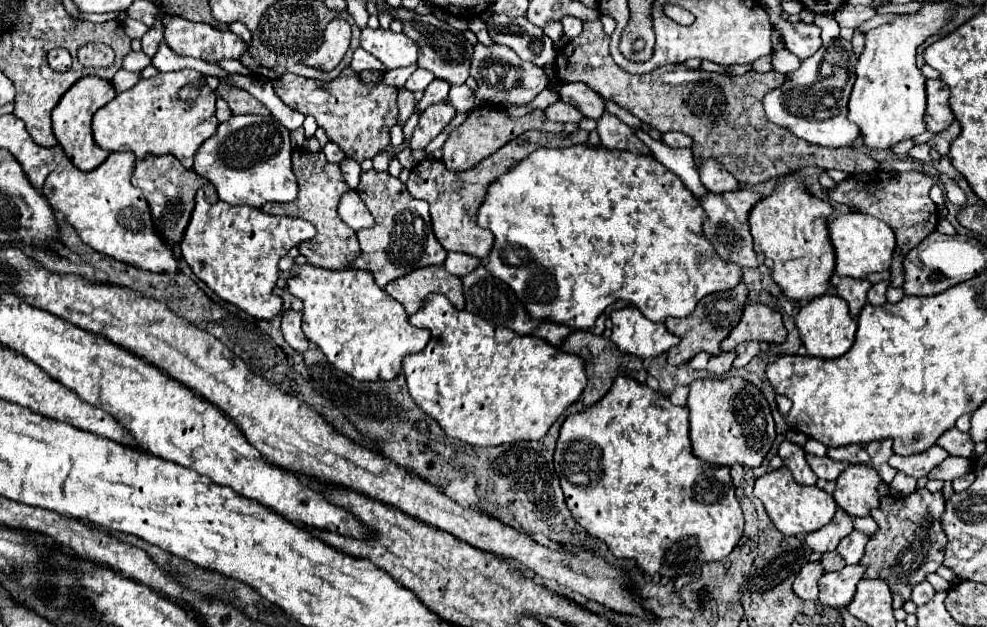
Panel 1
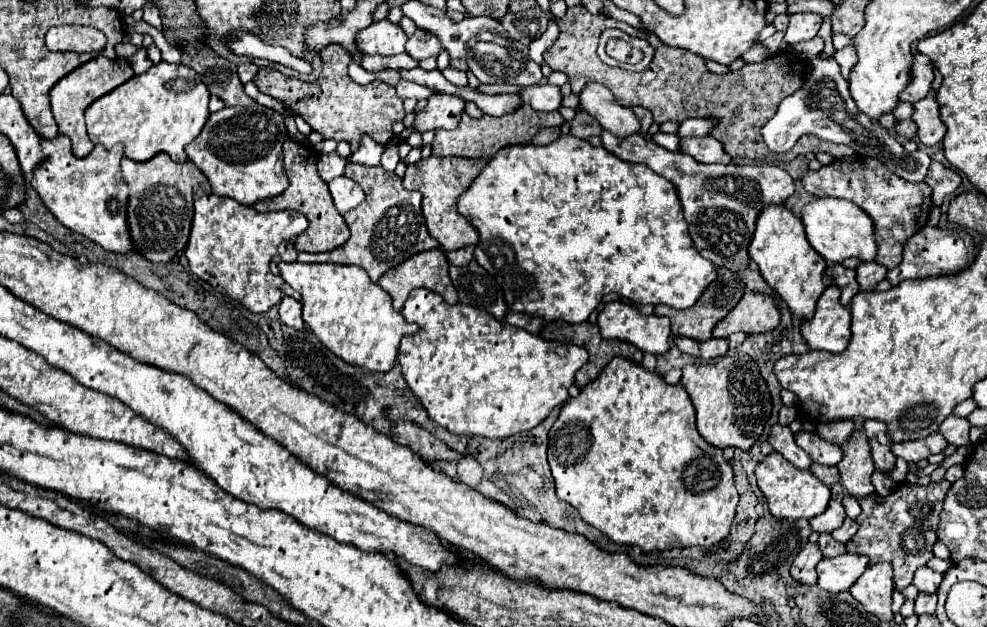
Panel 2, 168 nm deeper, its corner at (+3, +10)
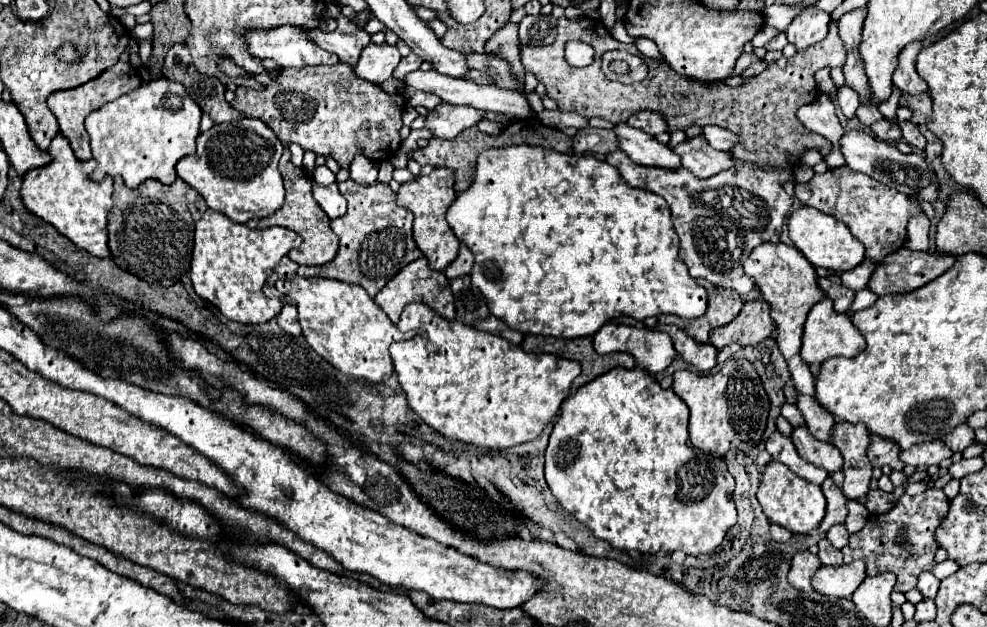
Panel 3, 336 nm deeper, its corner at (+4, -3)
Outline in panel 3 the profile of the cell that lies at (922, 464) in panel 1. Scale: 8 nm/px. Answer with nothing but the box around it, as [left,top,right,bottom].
[900,440,952,468]

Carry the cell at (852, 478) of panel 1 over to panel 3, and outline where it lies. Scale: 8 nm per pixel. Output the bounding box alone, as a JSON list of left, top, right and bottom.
[834,422,872,500]

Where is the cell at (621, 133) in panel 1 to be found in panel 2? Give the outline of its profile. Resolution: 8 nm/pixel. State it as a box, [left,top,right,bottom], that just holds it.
[601,131,795,271]

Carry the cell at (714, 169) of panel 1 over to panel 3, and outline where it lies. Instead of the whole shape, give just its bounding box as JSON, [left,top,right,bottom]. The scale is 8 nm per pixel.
[674,136,734,178]

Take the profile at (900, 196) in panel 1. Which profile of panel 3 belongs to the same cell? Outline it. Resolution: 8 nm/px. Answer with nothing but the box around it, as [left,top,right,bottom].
[796,166,922,264]

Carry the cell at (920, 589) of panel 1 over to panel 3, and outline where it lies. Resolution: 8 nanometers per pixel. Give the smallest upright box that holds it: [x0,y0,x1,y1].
[916,572,940,598]

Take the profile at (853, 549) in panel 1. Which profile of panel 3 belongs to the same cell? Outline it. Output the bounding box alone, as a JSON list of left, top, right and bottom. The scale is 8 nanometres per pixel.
[826,524,848,550]

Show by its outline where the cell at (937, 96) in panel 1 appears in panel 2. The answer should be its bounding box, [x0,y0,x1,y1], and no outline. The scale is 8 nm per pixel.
[899,53,933,103]

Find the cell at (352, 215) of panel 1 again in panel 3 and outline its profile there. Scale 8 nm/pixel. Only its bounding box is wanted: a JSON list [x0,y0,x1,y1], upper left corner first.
[314,184,346,218]

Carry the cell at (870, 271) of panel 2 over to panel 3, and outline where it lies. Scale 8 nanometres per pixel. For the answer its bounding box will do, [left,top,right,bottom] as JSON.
[840,258,876,292]

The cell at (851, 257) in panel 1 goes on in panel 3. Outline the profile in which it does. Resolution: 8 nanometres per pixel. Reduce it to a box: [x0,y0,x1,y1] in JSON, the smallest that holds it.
[788,206,864,272]

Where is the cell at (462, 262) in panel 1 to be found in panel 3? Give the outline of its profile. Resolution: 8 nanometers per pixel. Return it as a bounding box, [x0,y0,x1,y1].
[444,246,474,280]

